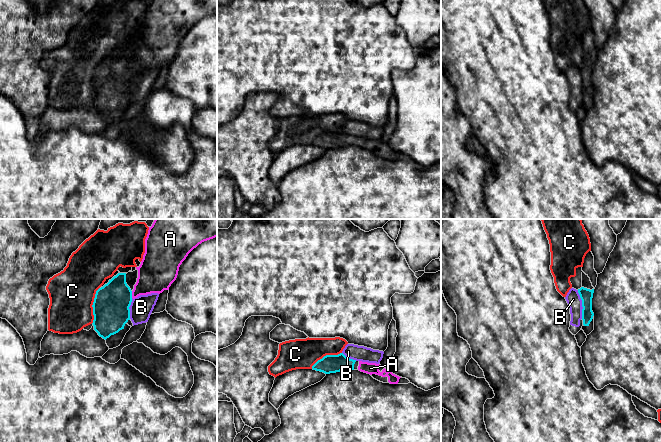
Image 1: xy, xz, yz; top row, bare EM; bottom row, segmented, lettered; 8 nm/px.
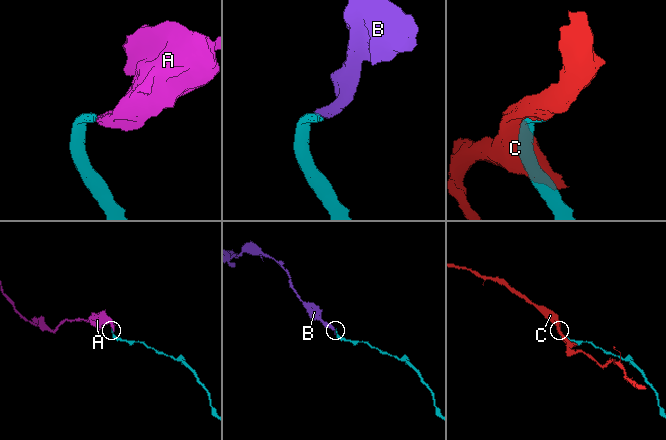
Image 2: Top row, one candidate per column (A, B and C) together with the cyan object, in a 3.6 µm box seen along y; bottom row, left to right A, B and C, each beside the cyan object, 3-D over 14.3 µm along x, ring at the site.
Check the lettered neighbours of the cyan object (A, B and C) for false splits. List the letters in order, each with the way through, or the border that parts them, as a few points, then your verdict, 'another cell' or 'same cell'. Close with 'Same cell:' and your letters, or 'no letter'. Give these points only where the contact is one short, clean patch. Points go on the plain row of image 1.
A: runs through xy (111, 80), (120, 71), (131, 70), (155, 50); same cell
B: border along yz (577, 66), (581, 76), (582, 94); another cell
C: another cell
Same cell: A

